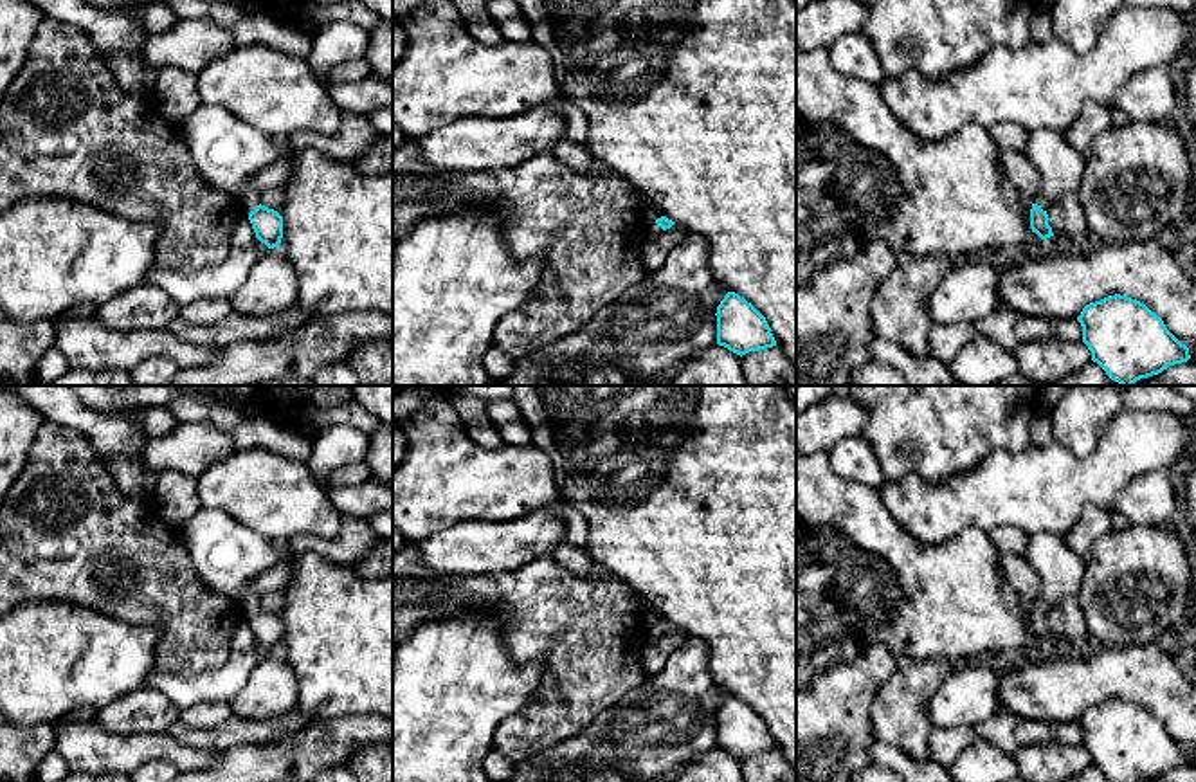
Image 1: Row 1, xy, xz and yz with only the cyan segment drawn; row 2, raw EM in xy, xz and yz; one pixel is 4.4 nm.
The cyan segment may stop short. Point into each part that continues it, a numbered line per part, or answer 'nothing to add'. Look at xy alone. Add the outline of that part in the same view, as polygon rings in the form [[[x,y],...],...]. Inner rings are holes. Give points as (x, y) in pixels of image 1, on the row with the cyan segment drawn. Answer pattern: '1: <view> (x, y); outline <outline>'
1: xy (227, 152); outline [[[200,105],[180,128],[202,178],[254,211],[261,193],[252,178],[281,157],[270,135],[209,105]]]

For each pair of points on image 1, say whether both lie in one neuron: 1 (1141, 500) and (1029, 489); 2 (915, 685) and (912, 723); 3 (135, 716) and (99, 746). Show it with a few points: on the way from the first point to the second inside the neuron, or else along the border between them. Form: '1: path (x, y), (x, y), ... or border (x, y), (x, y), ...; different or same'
1: border (1150, 472), (1137, 474), (1119, 492), (1110, 509); different
2: path (912, 694), (912, 714); same
3: border (92, 719), (117, 734), (159, 732); different

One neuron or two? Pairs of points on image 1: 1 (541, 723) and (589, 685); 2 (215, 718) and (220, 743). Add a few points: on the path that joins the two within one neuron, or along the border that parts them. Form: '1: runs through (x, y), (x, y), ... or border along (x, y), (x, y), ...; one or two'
1: runs through (553, 714), (577, 694); one
2: border along (235, 716), (209, 728), (190, 728), (179, 721); two

